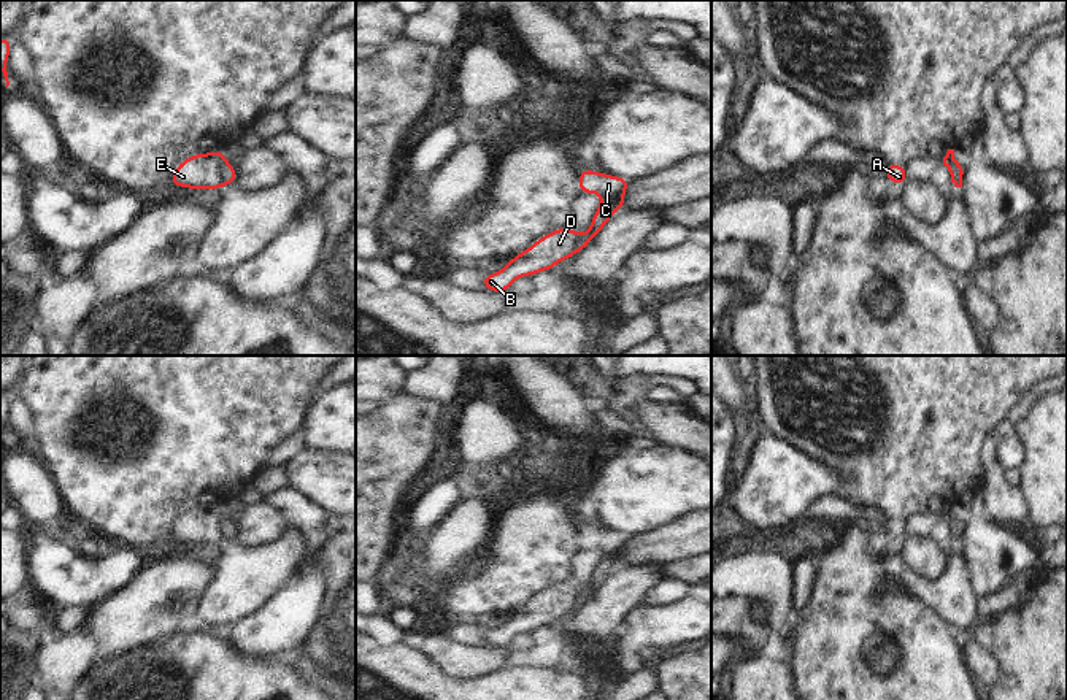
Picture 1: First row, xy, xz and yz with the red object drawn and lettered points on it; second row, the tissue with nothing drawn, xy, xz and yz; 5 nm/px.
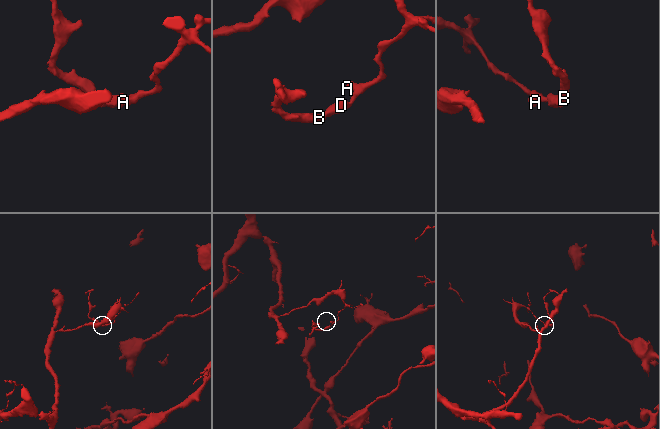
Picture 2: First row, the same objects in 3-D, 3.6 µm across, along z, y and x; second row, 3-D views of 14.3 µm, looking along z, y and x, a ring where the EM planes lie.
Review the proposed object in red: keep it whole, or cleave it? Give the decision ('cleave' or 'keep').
cleave

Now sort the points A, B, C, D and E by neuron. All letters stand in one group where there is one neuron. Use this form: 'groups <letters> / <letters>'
groups A C / B D E

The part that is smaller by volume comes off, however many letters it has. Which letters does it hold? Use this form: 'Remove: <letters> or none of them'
Remove: B, D, E

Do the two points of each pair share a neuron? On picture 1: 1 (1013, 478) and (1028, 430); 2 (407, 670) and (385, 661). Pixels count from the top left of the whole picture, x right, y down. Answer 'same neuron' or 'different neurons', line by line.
1: different neurons
2: same neuron

